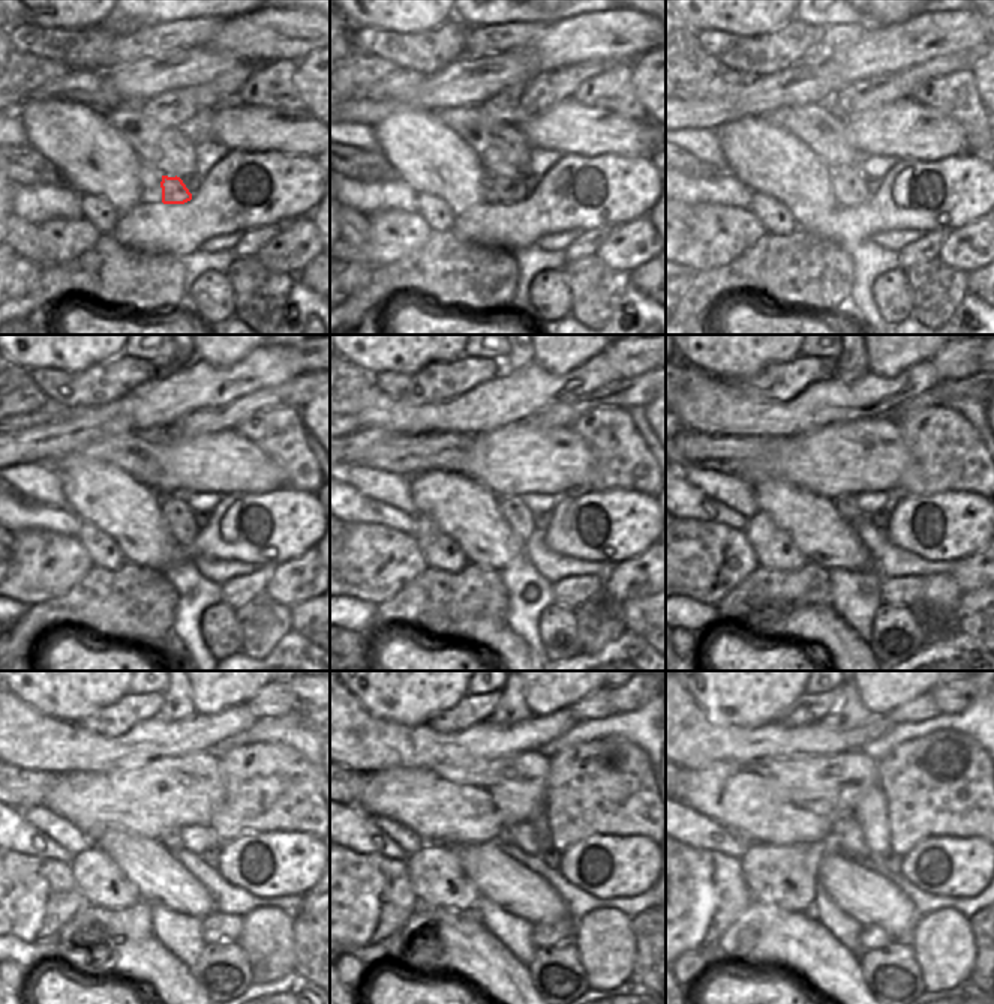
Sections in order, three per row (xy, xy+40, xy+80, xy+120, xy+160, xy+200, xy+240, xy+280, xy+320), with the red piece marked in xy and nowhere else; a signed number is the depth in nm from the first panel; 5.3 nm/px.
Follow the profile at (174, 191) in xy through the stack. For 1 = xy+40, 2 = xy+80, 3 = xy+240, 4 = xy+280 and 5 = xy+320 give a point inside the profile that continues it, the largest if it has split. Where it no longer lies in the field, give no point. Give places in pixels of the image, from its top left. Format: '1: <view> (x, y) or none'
1: xy+40 (505, 188)
2: xy+80 (849, 186)
3: xy+240 (173, 841)
4: xy+280 (505, 836)
5: xy+320 (844, 824)

